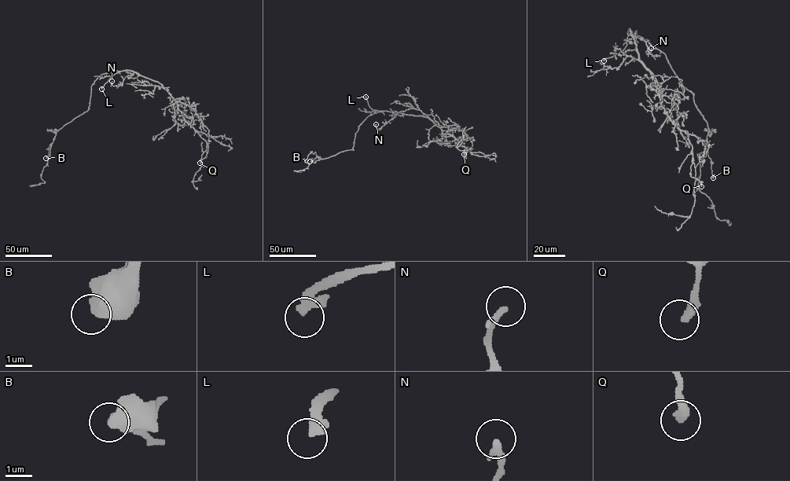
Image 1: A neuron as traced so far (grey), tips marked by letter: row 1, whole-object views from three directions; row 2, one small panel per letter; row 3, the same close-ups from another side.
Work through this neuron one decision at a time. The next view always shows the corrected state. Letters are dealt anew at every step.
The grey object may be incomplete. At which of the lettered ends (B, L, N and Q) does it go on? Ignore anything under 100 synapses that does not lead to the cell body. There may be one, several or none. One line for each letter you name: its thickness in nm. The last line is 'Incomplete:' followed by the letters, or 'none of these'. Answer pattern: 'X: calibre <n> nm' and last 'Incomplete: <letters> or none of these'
L: calibre 480 nm
Incomplete: L

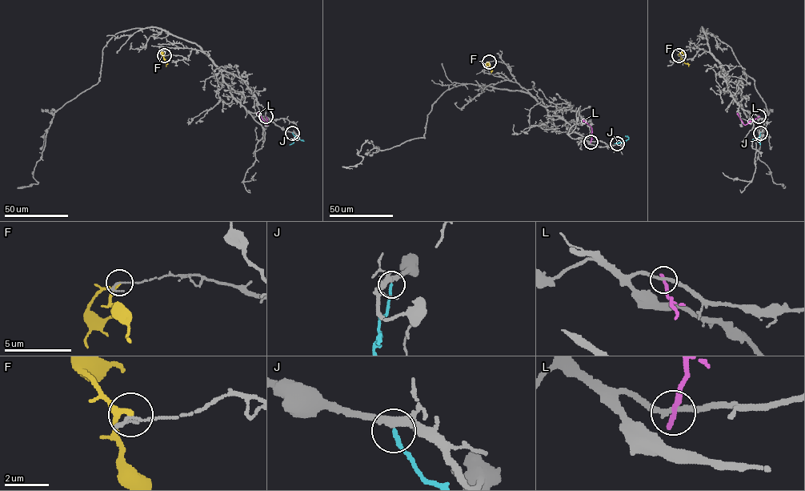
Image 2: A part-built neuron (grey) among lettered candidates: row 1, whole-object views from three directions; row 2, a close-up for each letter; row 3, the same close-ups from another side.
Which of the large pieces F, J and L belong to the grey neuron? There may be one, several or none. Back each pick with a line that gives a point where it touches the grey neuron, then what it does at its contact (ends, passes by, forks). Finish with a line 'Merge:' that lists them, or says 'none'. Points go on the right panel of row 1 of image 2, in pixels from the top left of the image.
Merge: none

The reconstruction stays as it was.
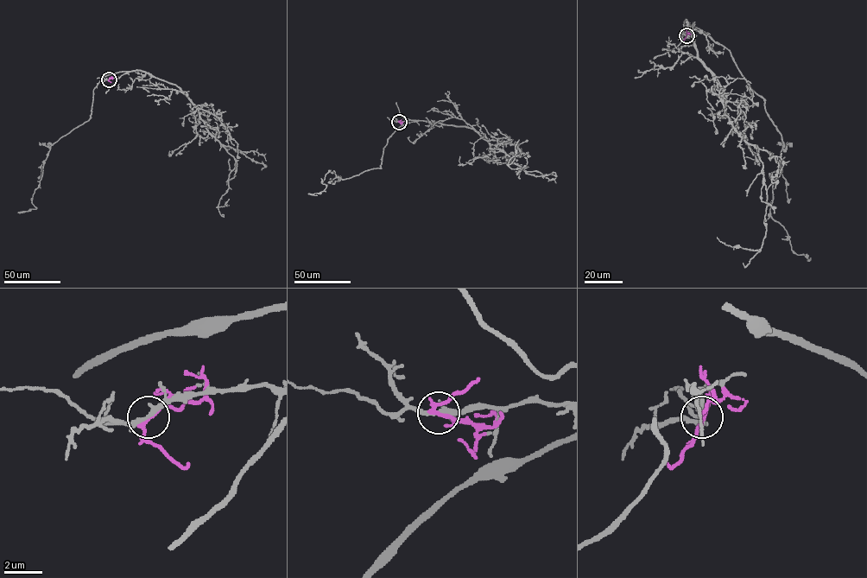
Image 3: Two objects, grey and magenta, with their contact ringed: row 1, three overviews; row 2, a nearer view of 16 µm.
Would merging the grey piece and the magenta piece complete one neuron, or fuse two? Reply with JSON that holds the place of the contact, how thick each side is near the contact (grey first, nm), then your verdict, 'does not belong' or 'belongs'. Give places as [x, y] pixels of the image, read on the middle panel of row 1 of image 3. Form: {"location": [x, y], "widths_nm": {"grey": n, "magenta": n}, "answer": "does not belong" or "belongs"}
{"location": [399, 122], "widths_nm": {"grey": 260, "magenta": 200}, "answer": "does not belong"}

